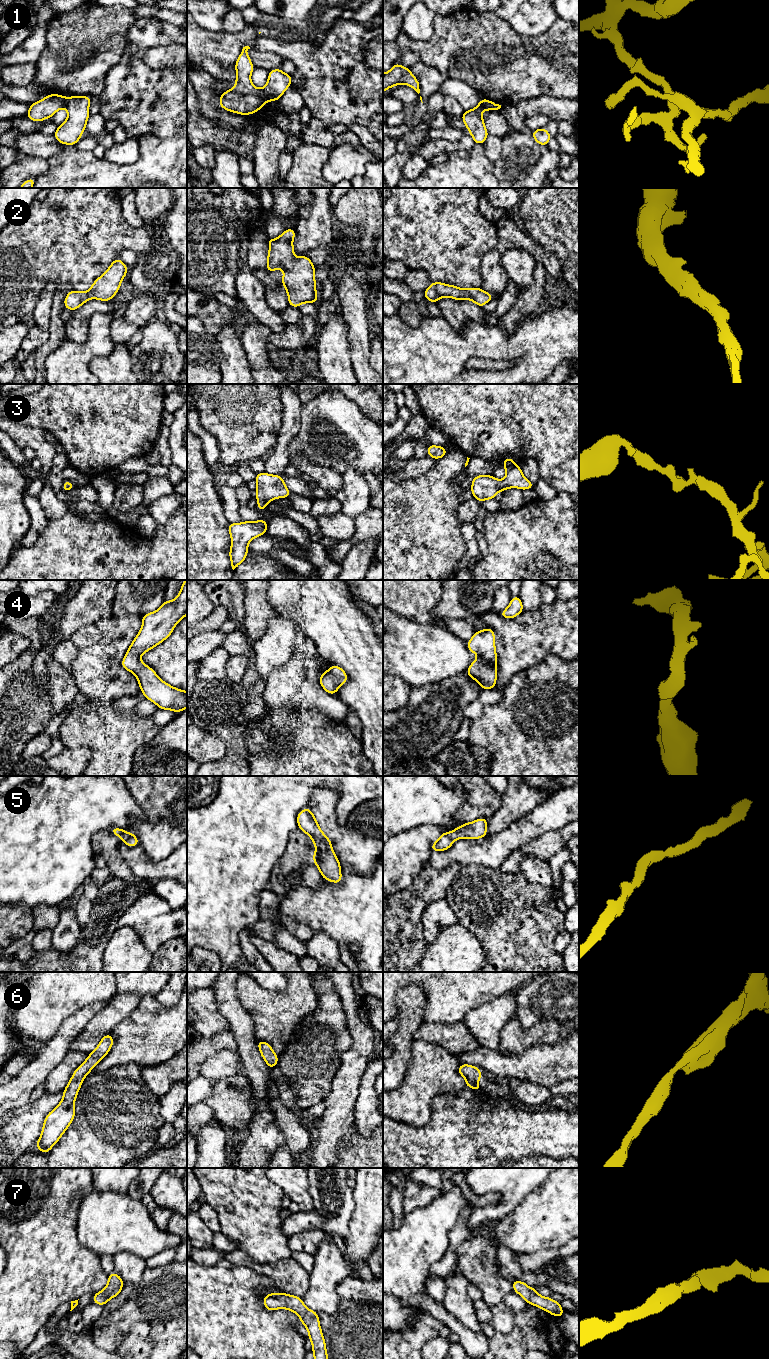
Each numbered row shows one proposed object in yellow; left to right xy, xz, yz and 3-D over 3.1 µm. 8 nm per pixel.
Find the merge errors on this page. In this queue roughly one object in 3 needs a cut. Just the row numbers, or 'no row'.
1

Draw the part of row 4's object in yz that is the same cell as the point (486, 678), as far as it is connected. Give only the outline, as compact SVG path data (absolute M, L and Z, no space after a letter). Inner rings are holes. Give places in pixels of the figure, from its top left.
M487 627L482 631L474 631L466 645L469 651L479 656L470 664L467 675L484 690L494 689L497 681L497 653L493 629Z

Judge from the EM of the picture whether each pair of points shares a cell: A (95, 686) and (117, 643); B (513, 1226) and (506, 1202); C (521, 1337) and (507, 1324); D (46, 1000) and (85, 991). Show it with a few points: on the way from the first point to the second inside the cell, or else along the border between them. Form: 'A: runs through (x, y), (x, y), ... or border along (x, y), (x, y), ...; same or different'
A: runs through (95, 675), (95, 668), (107, 654); same
B: border along (525, 1196), (511, 1211), (497, 1221); different
C: border along (514, 1314), (514, 1327), (510, 1332), (496, 1331); different
D: runs through (56, 994), (59, 991), (75, 991); same

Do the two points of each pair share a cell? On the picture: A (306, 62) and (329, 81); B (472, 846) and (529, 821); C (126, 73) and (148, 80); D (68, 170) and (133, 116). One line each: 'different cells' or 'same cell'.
A: same cell
B: same cell
C: same cell
D: different cells

